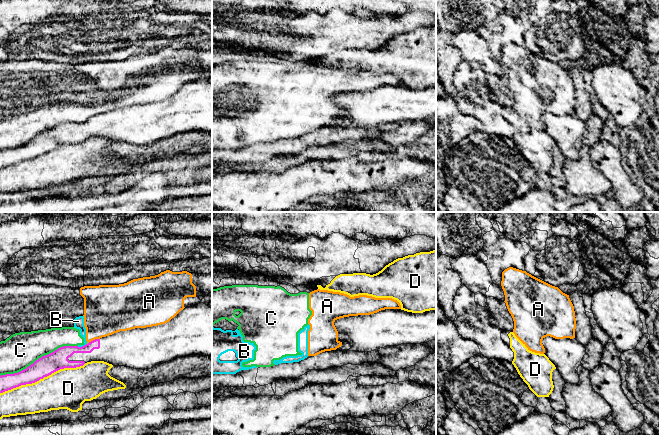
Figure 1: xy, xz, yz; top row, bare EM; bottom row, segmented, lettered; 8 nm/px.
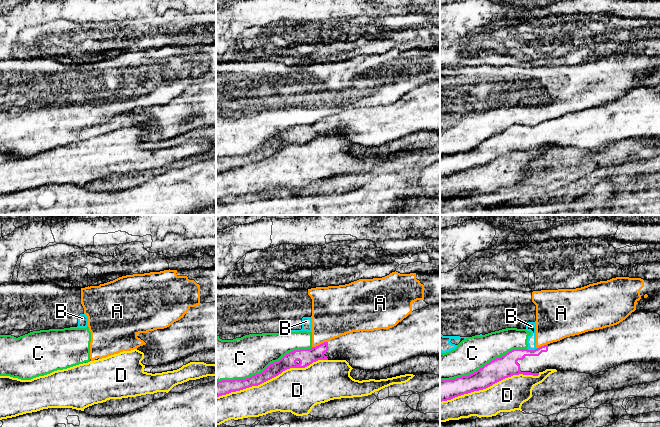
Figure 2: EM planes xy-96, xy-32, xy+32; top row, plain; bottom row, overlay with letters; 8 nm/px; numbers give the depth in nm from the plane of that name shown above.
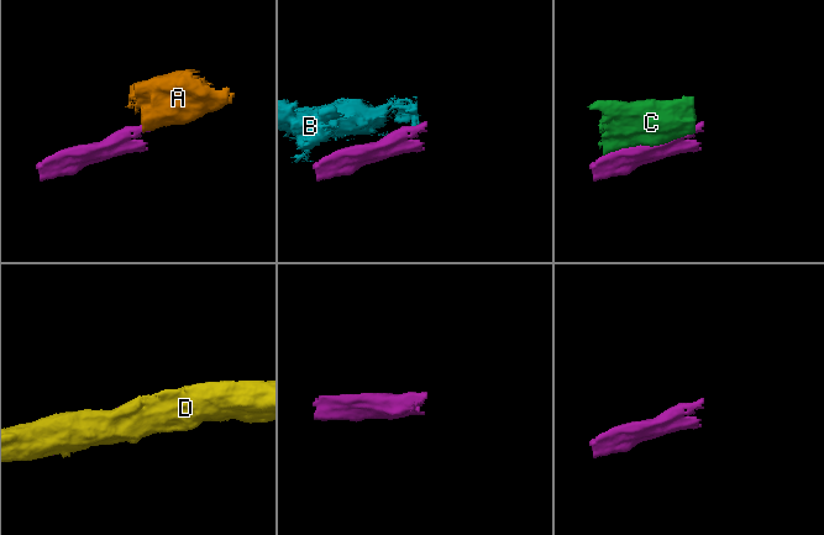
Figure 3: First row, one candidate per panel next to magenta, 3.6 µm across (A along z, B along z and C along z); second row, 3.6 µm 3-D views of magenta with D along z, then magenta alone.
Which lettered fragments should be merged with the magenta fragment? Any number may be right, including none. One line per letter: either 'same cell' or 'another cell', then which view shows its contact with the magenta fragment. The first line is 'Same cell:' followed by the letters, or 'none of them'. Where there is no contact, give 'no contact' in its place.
Same cell: none of them
A: another cell; contact in xy
B: another cell; contact in xy
C: another cell; contact in xy
D: another cell; contact in xy

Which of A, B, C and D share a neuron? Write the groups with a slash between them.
A B C / D

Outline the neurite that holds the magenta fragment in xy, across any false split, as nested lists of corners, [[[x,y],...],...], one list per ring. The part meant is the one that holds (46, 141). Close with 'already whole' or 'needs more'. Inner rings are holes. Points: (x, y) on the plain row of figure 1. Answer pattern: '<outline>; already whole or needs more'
[[[204,79],[184,84],[165,100],[120,107],[95,115],[82,123],[60,123],[18,149],[1,151],[0,169],[35,159],[60,145],[80,143],[91,137],[104,137],[113,142],[145,146],[191,131],[212,132],[212,82]]]; needs more

